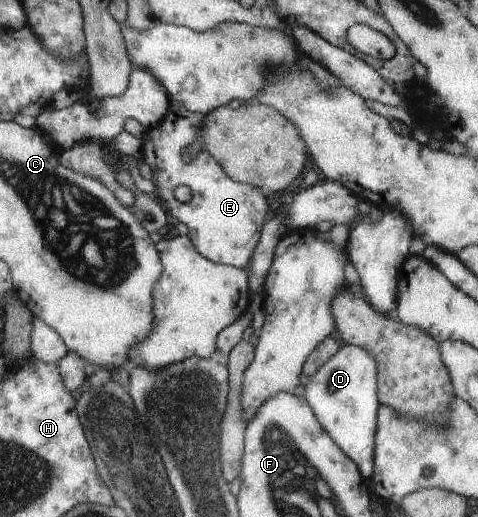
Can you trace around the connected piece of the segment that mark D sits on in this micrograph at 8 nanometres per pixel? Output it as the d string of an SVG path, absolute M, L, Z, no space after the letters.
M343 343L310 379L305 387L305 400L310 404L320 425L358 466L367 481L372 477L377 411L377 361L366 348Z

